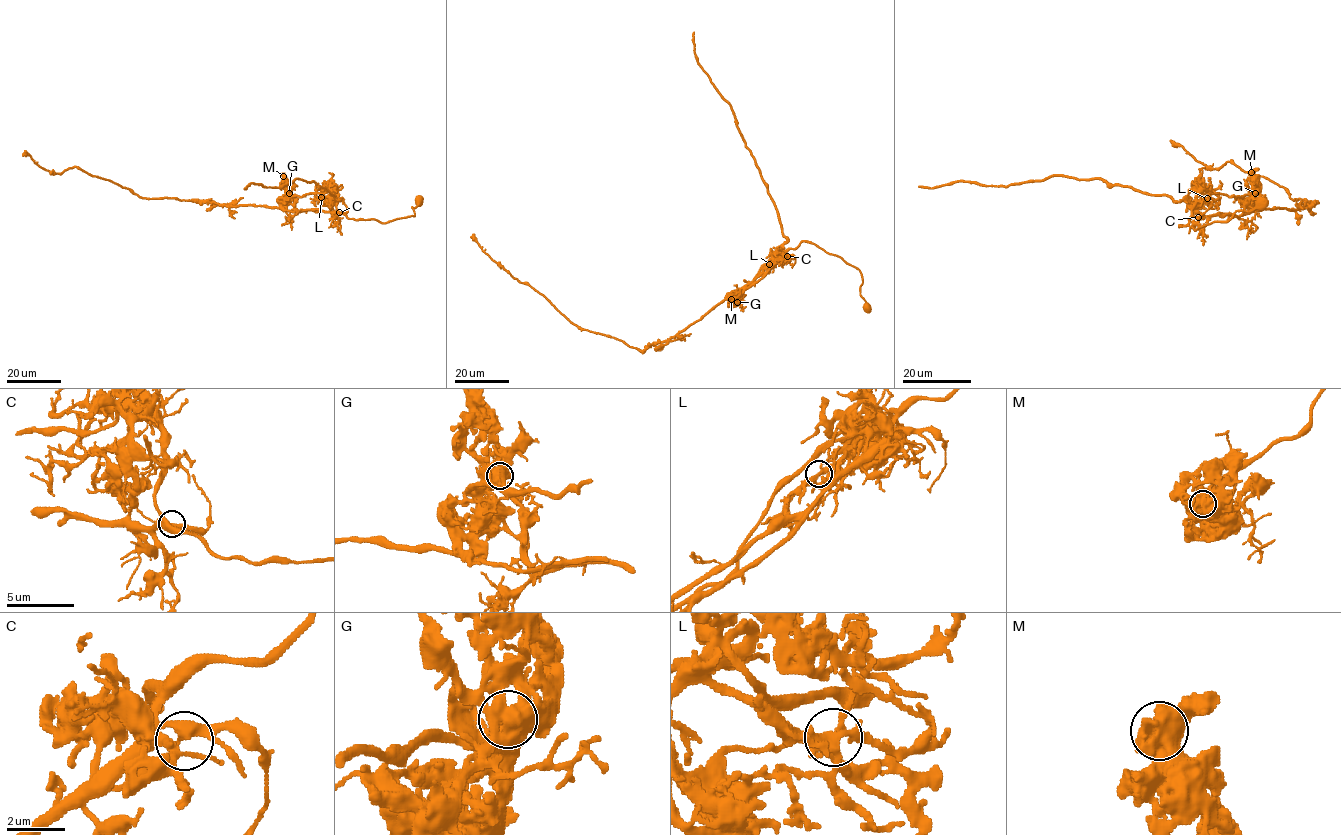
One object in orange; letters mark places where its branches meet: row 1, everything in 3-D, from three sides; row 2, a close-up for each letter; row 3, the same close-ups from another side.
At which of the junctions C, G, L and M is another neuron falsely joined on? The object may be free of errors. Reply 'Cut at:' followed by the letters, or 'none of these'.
Cut at: G

